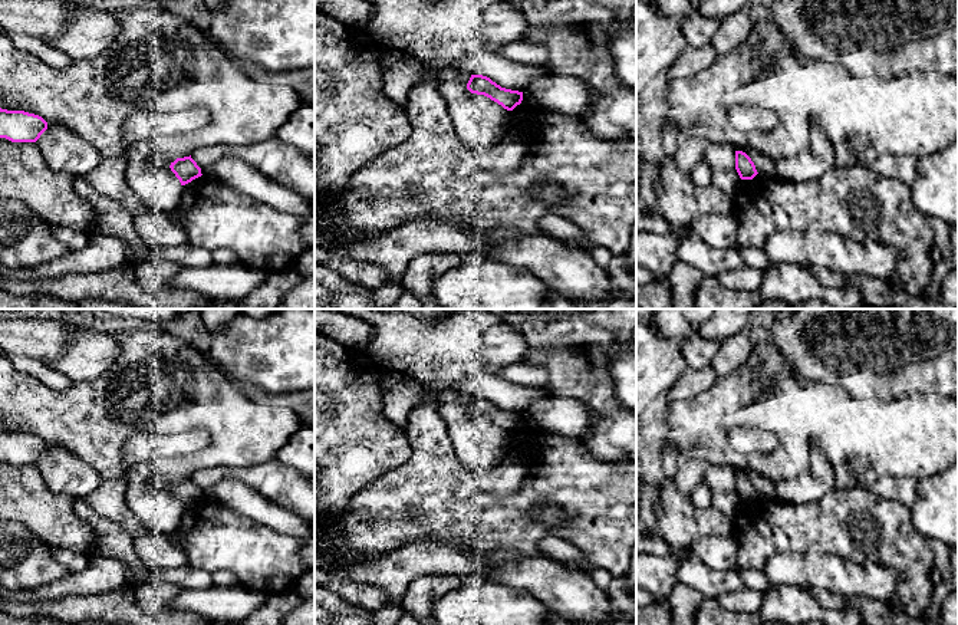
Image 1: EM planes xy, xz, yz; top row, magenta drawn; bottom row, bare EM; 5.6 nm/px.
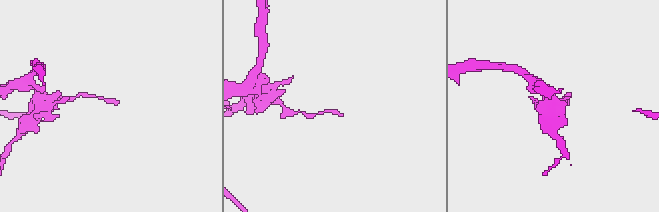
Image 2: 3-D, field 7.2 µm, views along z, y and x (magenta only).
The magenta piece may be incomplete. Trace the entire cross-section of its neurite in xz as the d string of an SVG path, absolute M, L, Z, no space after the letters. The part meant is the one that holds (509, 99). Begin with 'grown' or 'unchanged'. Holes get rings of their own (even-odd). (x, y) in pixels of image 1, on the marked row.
unchanged; M471 75L467 89L471 93L490 98L507 111L513 111L523 101L523 92L501 88L490 78L483 75Z

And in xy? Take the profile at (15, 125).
unchanged; M0 108L0 138L11 142L36 142L46 129L47 122L39 115Z

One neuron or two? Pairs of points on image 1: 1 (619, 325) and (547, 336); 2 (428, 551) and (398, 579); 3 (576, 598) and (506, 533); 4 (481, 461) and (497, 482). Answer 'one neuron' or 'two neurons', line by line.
1: one neuron
2: one neuron
3: two neurons
4: two neurons

